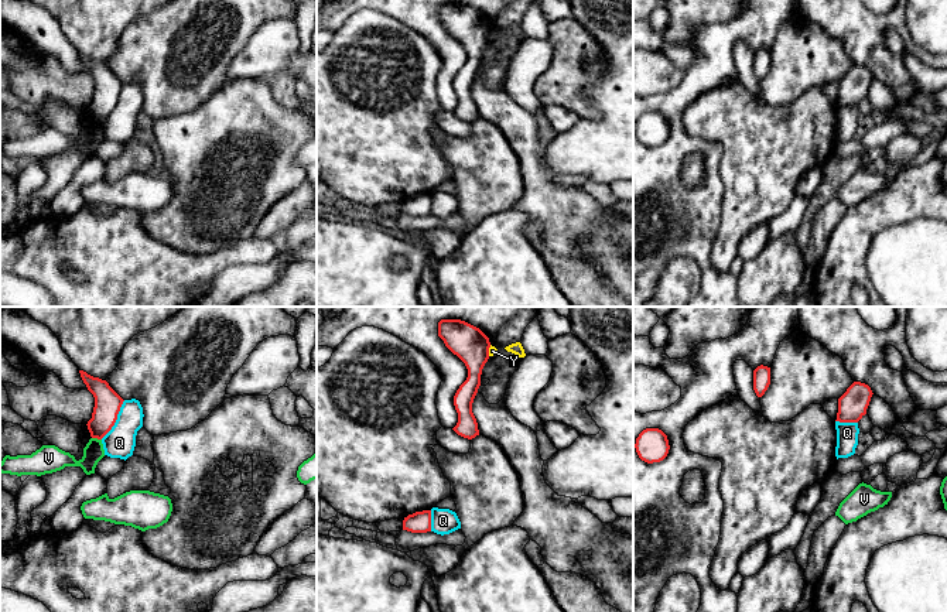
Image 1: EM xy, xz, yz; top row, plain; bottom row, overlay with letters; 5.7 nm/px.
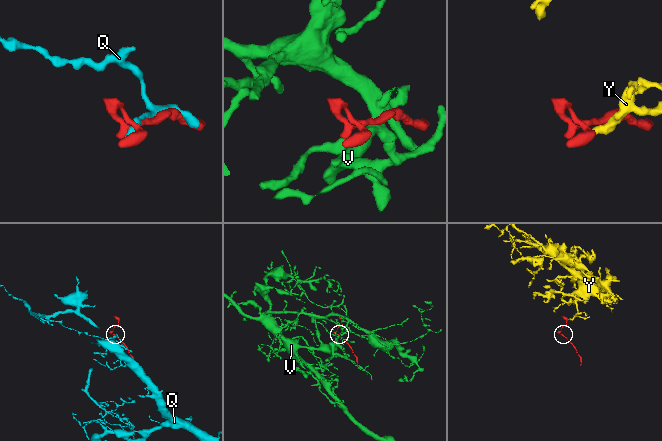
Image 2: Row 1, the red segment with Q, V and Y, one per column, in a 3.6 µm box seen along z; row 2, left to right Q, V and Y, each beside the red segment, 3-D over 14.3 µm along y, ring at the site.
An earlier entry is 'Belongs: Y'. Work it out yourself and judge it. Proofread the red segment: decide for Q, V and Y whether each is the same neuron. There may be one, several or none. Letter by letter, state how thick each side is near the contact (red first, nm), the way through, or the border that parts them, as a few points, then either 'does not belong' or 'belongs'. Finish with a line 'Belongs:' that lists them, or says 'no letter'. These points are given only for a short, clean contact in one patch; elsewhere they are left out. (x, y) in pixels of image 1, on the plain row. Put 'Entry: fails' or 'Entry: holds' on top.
Entry: fails
Q: calibres 150 and 180 nm; does not belong
V: calibres 150 and 120 nm; border xy (92, 120), (101, 123); does not belong
Y: calibres 200 and 50 nm; border xz (491, 28), (488, 38); does not belong
Belongs: no letter

